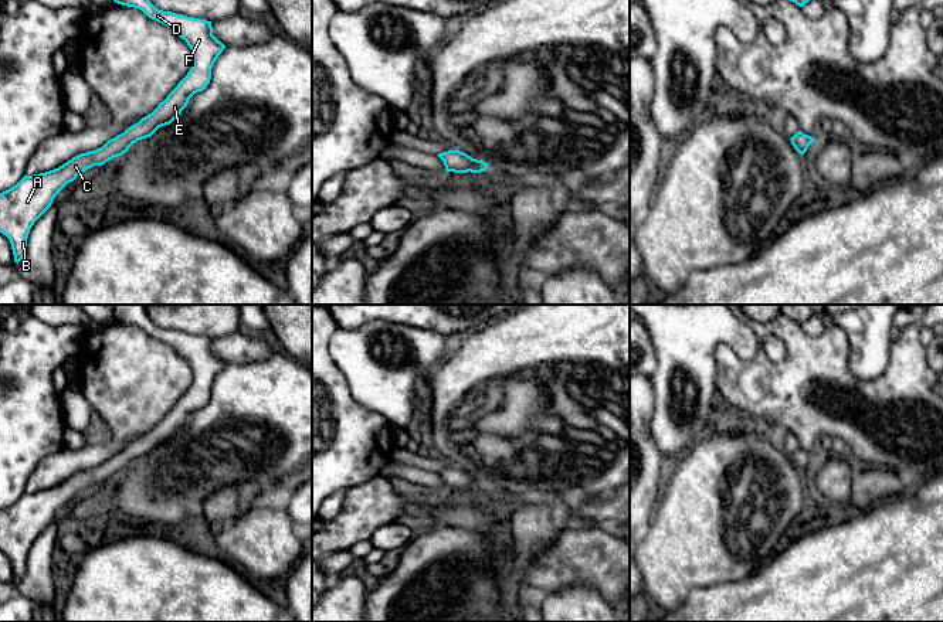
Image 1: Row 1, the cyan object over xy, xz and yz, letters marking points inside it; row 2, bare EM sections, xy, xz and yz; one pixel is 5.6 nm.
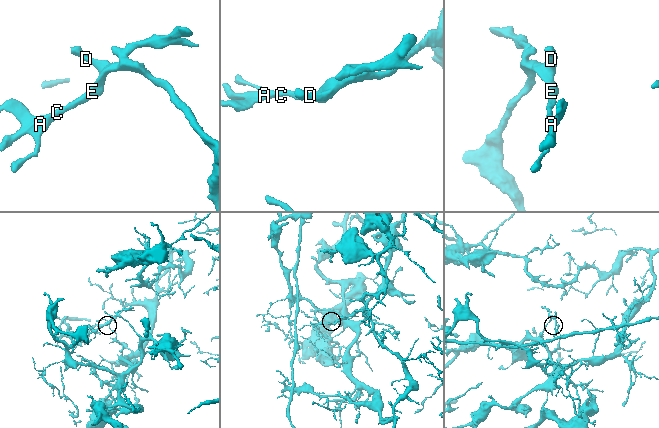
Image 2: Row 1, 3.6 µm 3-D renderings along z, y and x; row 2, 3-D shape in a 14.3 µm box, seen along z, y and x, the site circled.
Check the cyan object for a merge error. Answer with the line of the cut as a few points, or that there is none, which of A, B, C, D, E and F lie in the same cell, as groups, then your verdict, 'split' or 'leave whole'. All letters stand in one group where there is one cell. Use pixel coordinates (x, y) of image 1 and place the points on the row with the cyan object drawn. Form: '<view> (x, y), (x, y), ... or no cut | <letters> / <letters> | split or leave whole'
xy (122, 133), (134, 142) | A B C / D E F | split

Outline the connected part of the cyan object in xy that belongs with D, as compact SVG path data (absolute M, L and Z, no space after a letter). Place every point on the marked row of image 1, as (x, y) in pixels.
M113 0L118 4L142 10L149 18L170 27L191 50L193 65L177 86L159 106L123 132L123 136L136 143L150 137L159 128L170 125L187 106L189 99L207 88L211 68L225 45L213 35L211 21L163 11L150 0Z

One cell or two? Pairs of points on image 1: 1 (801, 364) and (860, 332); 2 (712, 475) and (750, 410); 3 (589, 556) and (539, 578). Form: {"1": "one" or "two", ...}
{"1": "two", "2": "two", "3": "one"}

